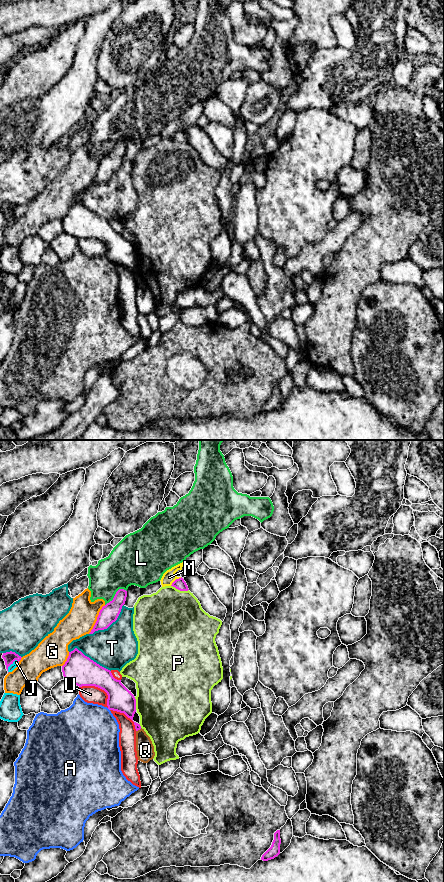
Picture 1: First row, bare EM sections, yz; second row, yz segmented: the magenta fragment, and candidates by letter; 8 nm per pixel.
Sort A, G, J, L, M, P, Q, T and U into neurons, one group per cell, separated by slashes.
A / G / J / L / M Q / P / T / U

